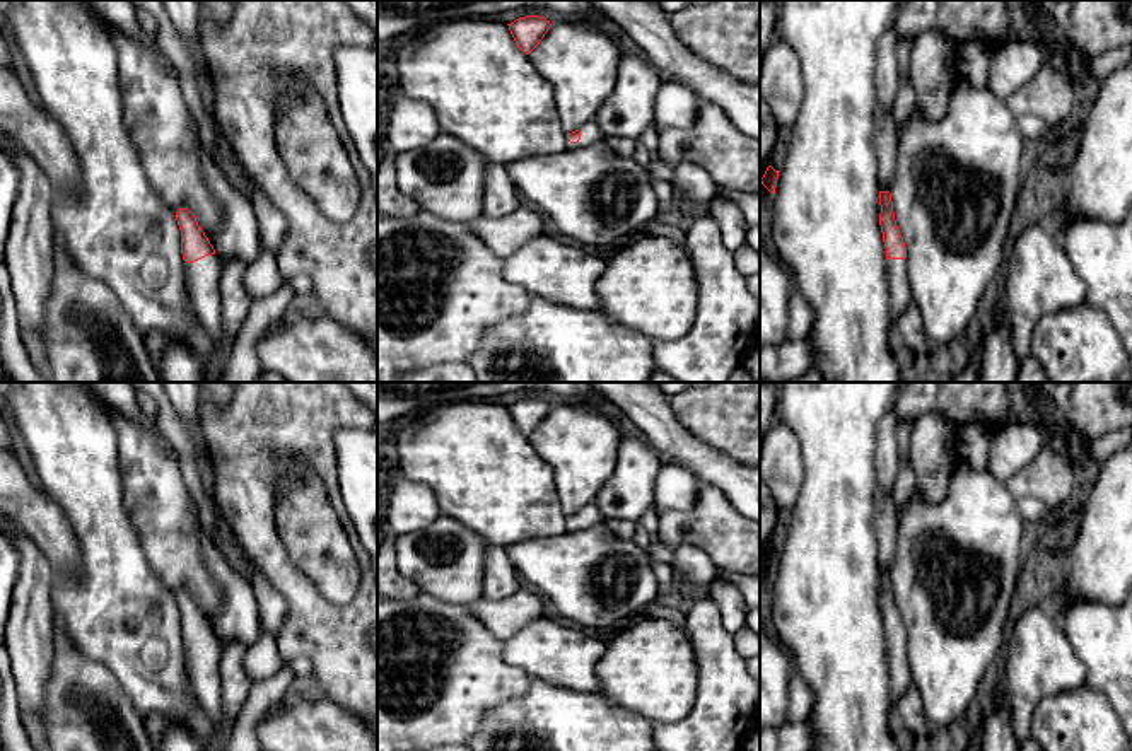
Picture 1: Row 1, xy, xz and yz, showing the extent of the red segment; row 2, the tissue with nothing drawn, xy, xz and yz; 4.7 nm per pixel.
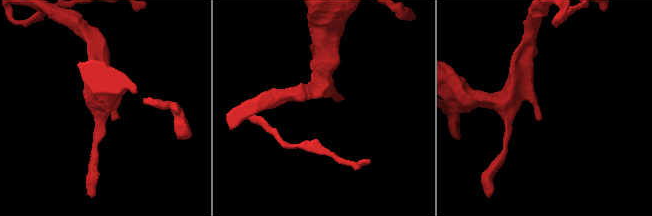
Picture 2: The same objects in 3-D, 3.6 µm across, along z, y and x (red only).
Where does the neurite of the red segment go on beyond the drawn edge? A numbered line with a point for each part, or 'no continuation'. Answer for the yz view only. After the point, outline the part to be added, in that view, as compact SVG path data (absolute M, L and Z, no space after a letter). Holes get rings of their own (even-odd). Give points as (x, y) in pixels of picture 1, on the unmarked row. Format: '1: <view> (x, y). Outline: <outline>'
1: yz (900, 680). Outline: M907 640L905 642L886 642L888 667L890 667L890 703L891 713L896 713L896 703L912 684L908 671Z

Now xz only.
1: xz (589, 516). Outline: M596 504L586 505L584 509L579 510L579 514L581 514L581 522L577 526L567 524L567 531L581 531L584 527L592 527L596 524L604 522Z

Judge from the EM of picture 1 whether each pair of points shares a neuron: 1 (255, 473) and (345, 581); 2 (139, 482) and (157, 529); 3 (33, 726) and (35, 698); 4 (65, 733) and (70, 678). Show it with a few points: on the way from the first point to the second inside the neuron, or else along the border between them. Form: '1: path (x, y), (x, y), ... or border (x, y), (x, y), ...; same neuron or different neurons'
1: border (297, 465), (279, 483), (277, 528), (282, 540); different neurons
2: path (149, 494), (157, 502), (157, 518); same neuron
3: path (33, 719), (33, 705); same neuron
4: path (65, 719), (64, 697), (67, 692); same neuron

